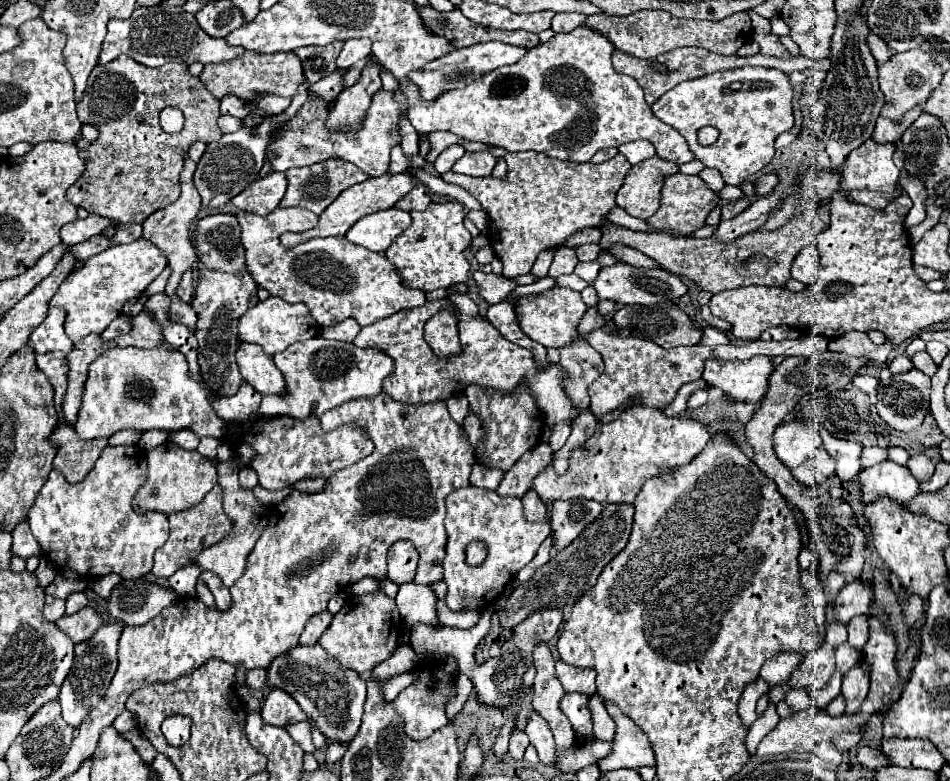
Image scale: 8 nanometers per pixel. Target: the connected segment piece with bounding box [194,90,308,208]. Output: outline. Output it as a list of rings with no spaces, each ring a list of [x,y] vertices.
[[[307,90],[298,92],[298,96],[292,98],[290,106],[281,114],[266,118],[258,128],[240,128],[238,132],[224,134],[218,142],[210,142],[204,156],[198,162],[194,184],[202,196],[202,204],[210,208],[220,208],[228,204],[236,194],[240,194],[246,186],[250,186],[266,160],[264,148],[270,140],[270,132],[292,119],[296,112],[303,106],[308,97]]]

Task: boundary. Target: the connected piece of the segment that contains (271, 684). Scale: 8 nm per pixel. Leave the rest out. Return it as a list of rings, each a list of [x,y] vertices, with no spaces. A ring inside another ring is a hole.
[[[296,646],[286,654],[280,654],[270,662],[266,668],[268,688],[280,688],[288,692],[304,712],[308,712],[308,718],[312,718],[318,724],[318,730],[334,742],[350,742],[360,728],[362,720],[362,706],[366,702],[366,682],[354,672],[344,670],[338,660],[330,658],[324,648],[316,646]]]

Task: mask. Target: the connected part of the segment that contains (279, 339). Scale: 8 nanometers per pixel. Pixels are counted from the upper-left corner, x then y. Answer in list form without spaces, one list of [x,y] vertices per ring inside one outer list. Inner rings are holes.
[[[270,296],[264,302],[258,302],[254,308],[250,308],[240,318],[240,324],[238,324],[238,338],[244,342],[250,342],[250,344],[260,344],[262,350],[270,356],[286,350],[294,342],[308,340],[318,334],[320,334],[320,326],[314,324],[314,318],[310,316],[310,312],[304,304],[290,304],[290,302],[284,302],[282,298],[274,298],[274,296]]]

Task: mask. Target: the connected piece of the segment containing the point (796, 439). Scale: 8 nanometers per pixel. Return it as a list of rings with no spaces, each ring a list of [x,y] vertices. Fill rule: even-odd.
[[[792,420],[775,429],[773,448],[776,456],[786,468],[796,468],[806,460],[806,456],[822,446],[818,424],[812,420]]]

